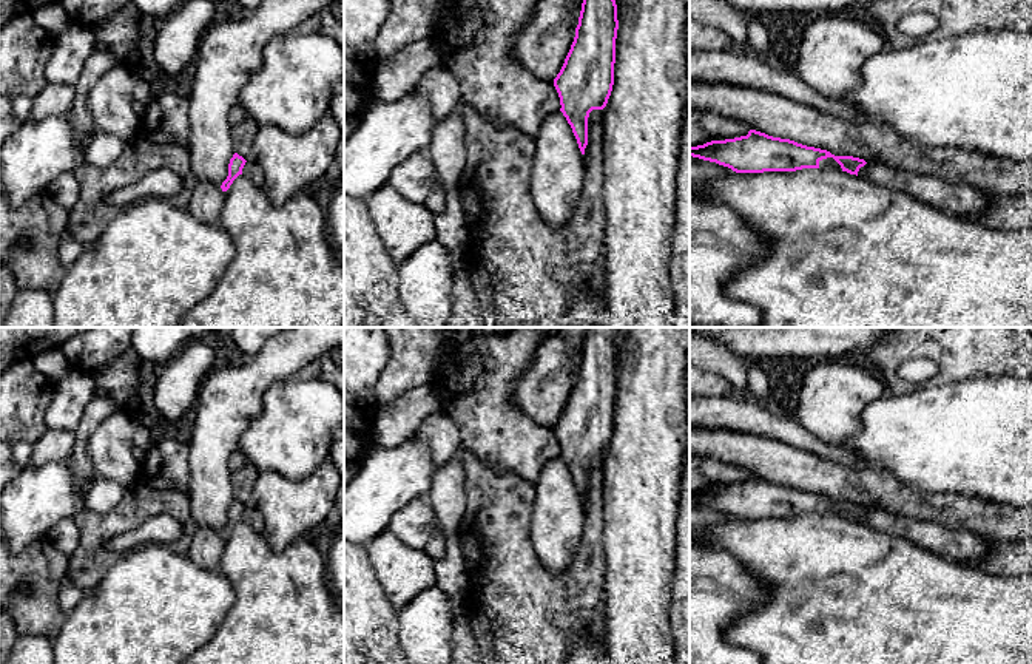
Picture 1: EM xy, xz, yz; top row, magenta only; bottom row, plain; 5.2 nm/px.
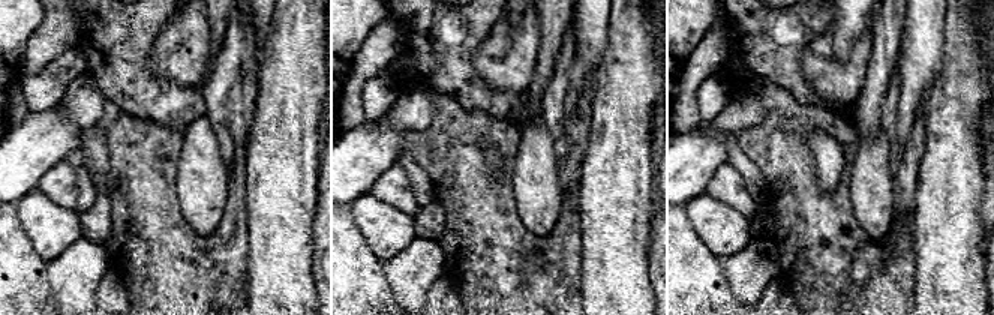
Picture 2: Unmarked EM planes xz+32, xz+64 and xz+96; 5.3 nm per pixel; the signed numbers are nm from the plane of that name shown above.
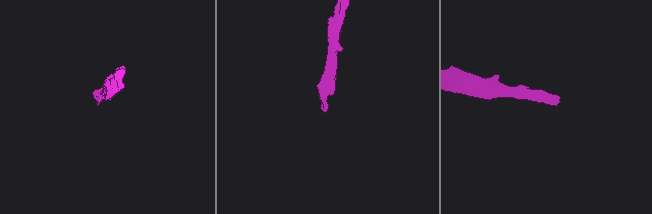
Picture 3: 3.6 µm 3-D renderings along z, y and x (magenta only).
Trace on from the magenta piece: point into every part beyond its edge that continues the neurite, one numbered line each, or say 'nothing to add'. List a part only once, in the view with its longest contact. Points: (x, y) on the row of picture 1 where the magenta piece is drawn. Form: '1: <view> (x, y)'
1: yz (829, 162)

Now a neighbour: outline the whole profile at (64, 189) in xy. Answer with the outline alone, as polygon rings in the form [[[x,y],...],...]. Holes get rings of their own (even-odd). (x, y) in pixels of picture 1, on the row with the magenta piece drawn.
[[[65,171],[57,176],[46,188],[46,193],[66,212],[79,201],[80,188],[74,171]]]

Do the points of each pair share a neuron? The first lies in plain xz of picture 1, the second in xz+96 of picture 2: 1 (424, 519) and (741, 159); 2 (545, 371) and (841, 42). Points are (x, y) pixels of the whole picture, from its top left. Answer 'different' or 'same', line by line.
1: different
2: different

